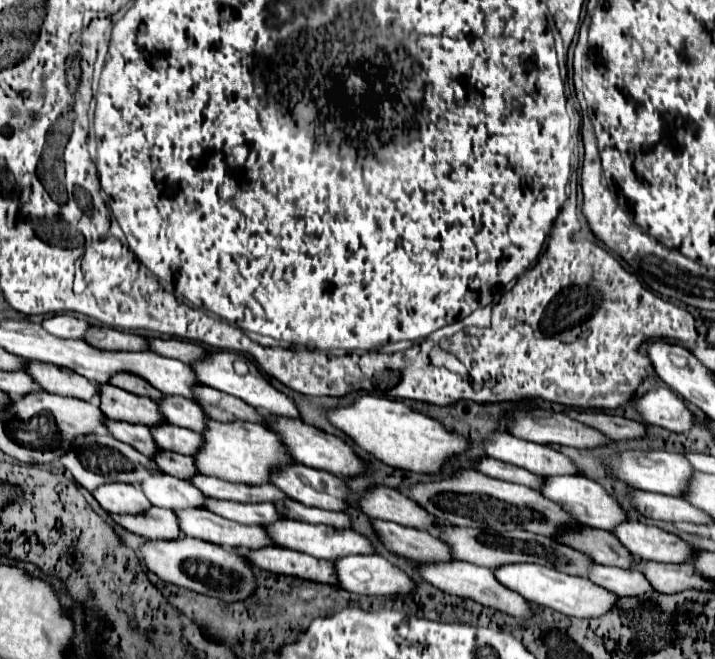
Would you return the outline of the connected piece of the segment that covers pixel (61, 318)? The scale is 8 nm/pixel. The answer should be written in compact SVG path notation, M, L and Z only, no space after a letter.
M54 315L50 319L44 319L42 325L48 333L62 339L84 339L86 331L90 329L90 323L86 319L76 319L70 315Z

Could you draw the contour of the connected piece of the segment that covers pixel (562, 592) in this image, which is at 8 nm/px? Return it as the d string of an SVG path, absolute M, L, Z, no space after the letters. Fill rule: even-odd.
M528 563L504 565L504 567L496 569L496 579L502 585L506 585L508 589L518 591L524 599L530 599L536 605L550 607L550 609L560 611L560 613L570 615L570 617L598 619L598 617L610 613L614 609L614 603L620 599L612 591L606 591L604 587L598 587L596 583L590 583L584 577L572 577L572 575L554 571L554 569L548 569L542 565L528 565Z

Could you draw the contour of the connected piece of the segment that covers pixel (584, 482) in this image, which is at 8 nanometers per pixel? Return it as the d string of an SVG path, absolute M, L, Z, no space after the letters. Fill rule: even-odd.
M558 475L558 477L546 477L546 485L542 489L538 489L544 497L560 503L574 519L578 519L580 523L586 523L588 527L598 527L598 529L606 529L606 531L614 531L614 527L618 527L618 523L628 521L628 513L626 509L622 509L622 505L618 503L618 499L608 493L600 483L582 477L582 475Z

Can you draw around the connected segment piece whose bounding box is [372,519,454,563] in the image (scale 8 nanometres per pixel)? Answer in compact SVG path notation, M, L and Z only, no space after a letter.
M374 519L372 523L388 549L412 559L414 563L442 563L454 559L450 551L446 551L446 543L442 543L442 539L434 539L434 535L430 535L428 531L380 519Z

